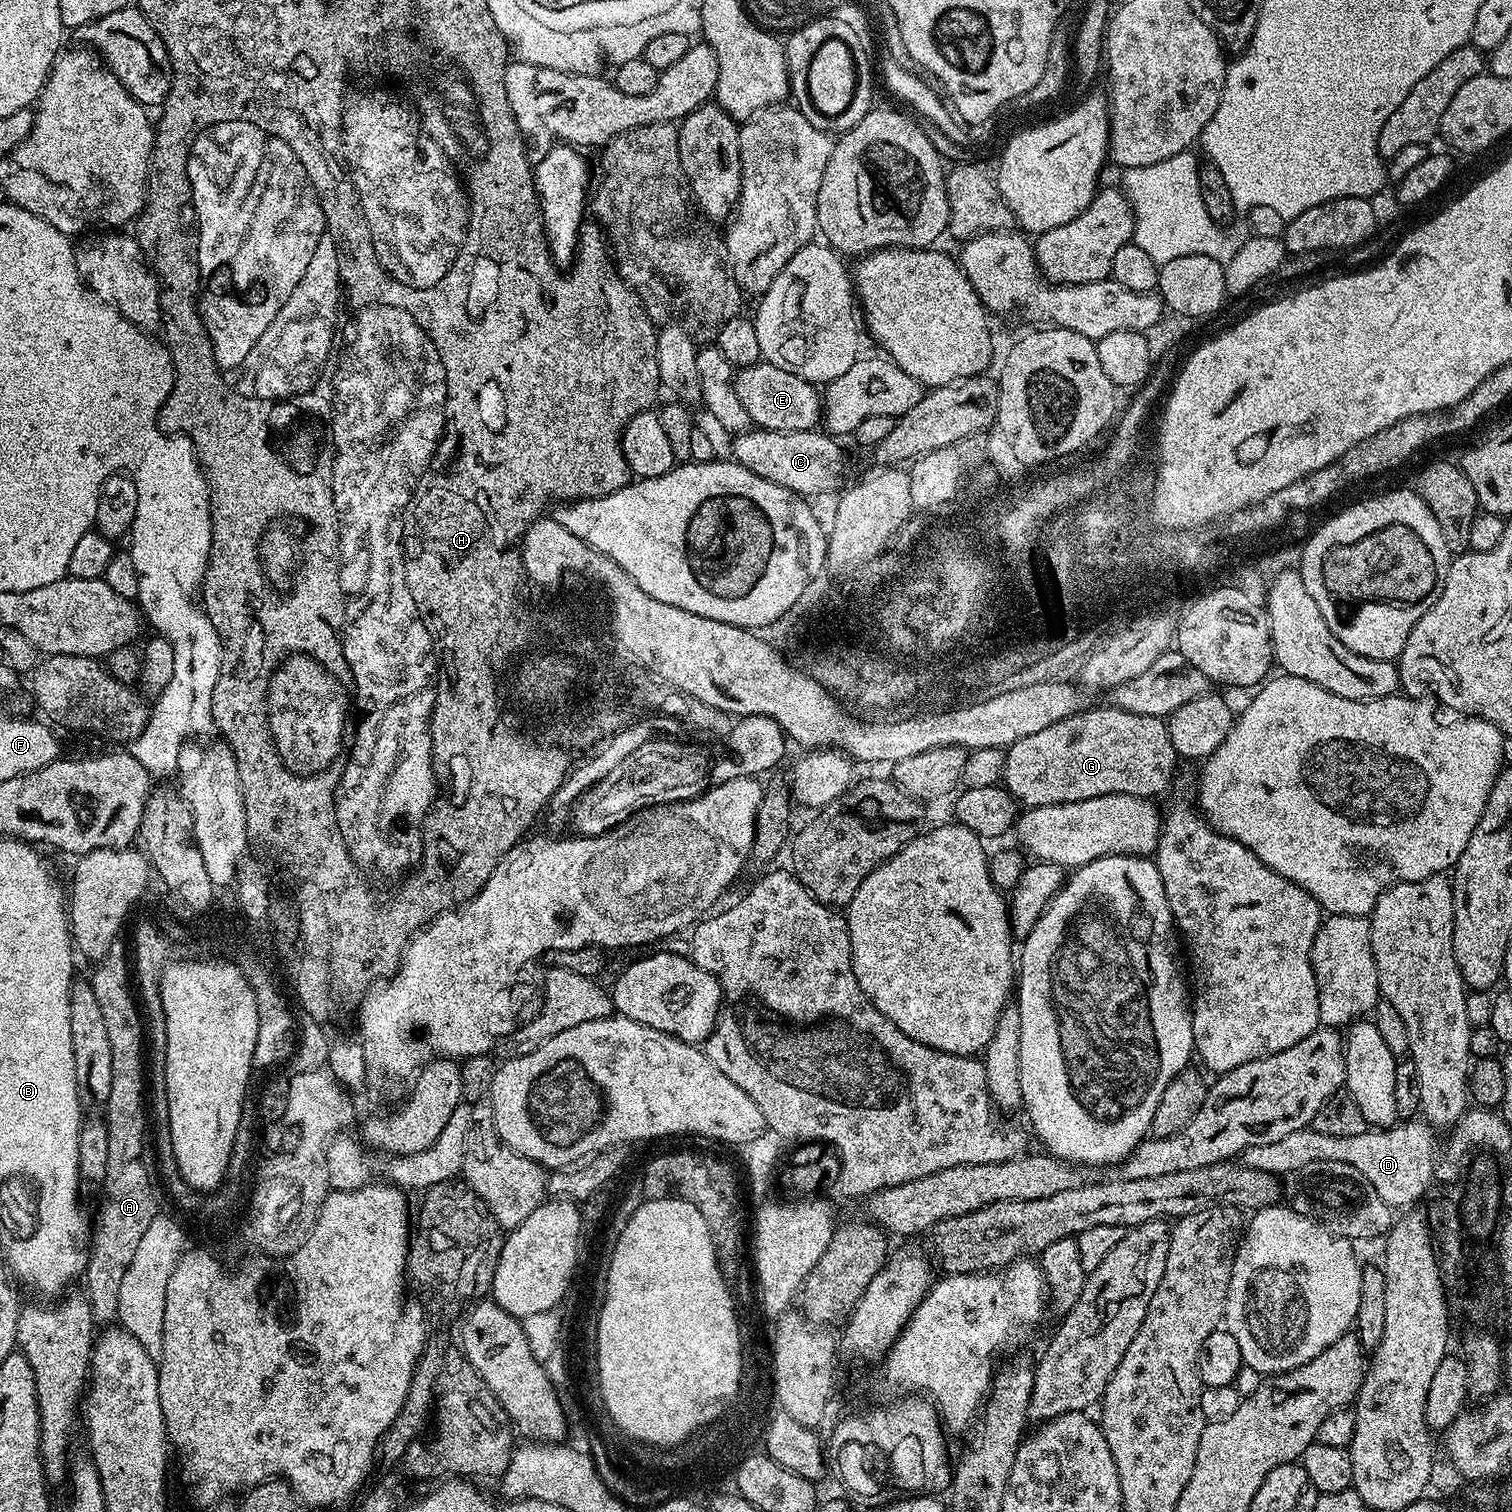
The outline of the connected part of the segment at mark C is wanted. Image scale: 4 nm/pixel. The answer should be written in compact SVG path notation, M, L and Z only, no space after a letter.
M756 428L739 433L733 440L736 441L732 444L731 459L758 474L758 478L778 482L778 486L786 486L786 490L805 498L820 496L823 492L835 493L841 487L844 452L840 449L841 441L827 431L770 432L766 428Z

